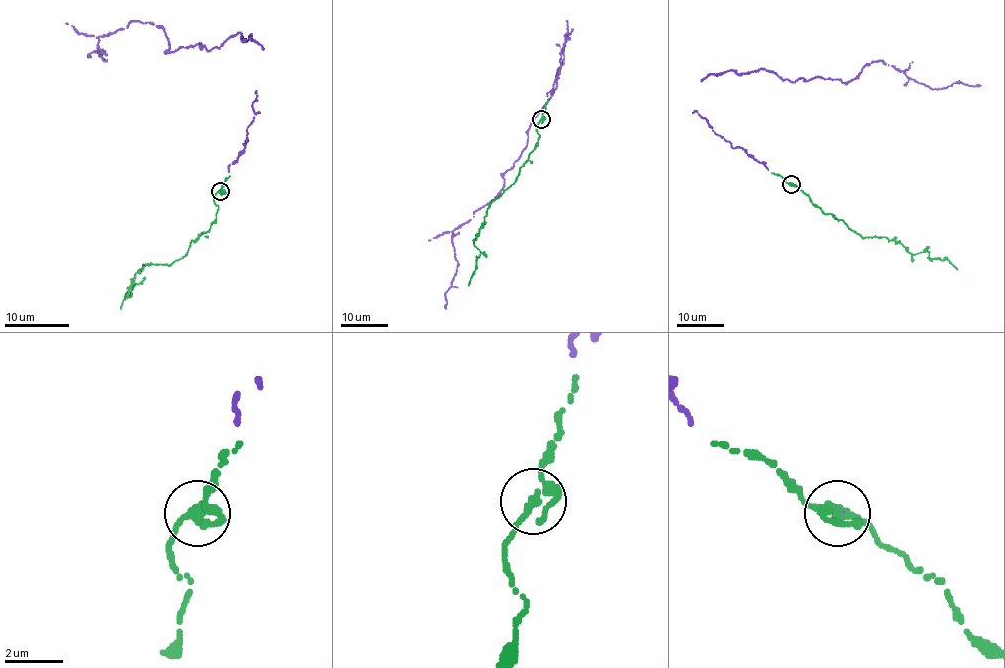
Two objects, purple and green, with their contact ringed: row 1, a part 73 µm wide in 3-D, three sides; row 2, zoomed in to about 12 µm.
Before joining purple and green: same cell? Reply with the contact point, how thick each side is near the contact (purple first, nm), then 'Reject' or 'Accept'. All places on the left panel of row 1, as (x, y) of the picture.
Place: (220, 191). Thickness 70 nm (purple) against 240 nm. Accept

